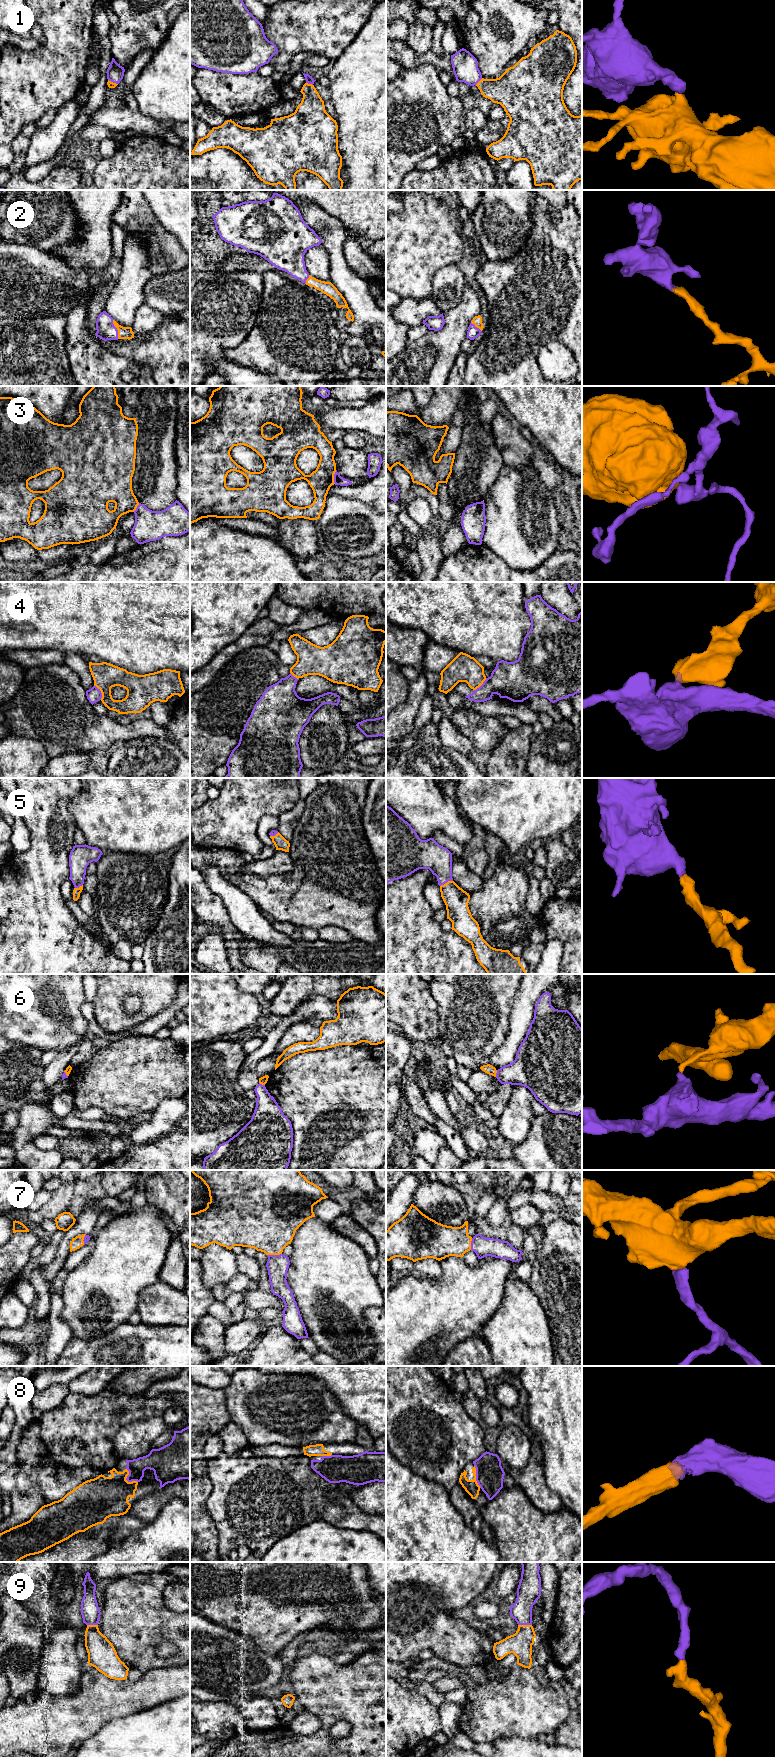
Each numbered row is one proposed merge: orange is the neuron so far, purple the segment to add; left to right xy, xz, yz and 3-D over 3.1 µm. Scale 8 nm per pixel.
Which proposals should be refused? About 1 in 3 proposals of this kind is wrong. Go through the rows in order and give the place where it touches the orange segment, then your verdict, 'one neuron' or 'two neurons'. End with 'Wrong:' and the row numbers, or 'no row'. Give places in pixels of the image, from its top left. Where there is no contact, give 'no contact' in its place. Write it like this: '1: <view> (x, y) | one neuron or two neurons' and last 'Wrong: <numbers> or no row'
1: xz (309, 84) | one neuron
2: xy (117, 329) | one neuron
3: xz (333, 477) | two neurons
4: xy (101, 692) | two neurons
5: yz (446, 883) | one neuron
6: yz (496, 1072) | two neurons
7: xz (274, 1254) | one neuron
8: xy (125, 1479) | one neuron
9: yz (525, 1625) | one neuron
Wrong: 3, 4, 6

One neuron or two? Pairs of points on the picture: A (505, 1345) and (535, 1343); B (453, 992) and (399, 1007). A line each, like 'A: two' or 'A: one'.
A: one
B: two

